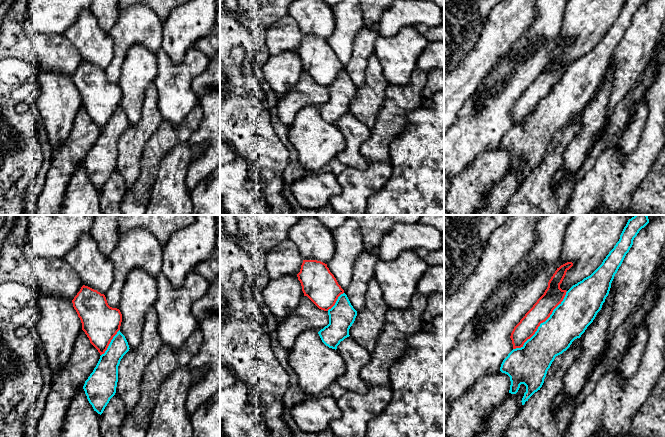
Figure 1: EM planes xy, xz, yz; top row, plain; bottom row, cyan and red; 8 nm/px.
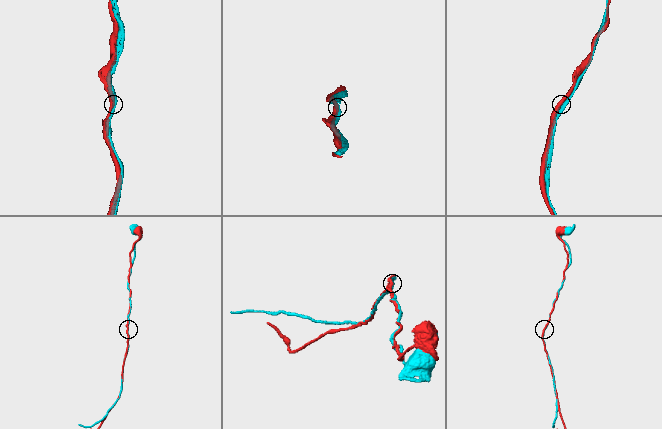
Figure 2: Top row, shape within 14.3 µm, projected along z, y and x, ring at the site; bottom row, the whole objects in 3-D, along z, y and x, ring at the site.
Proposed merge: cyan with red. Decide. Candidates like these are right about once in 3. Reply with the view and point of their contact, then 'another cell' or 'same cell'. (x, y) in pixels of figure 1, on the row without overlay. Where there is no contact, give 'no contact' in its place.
meets cyan in yz at (543, 98); another cell

